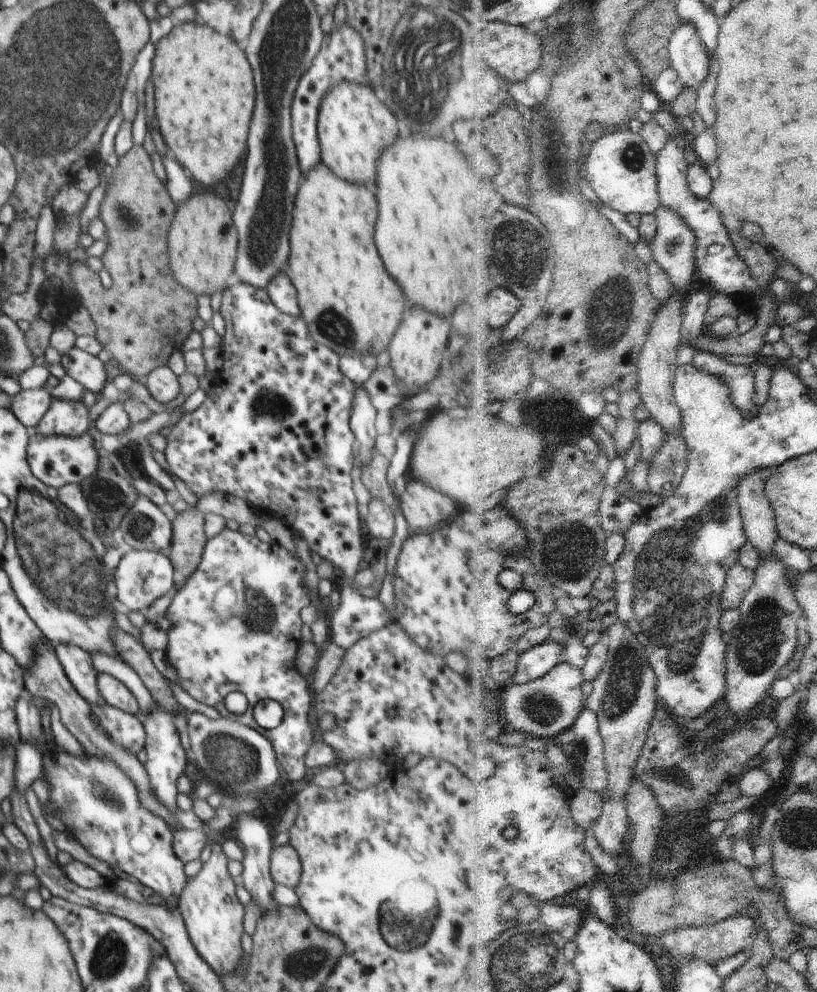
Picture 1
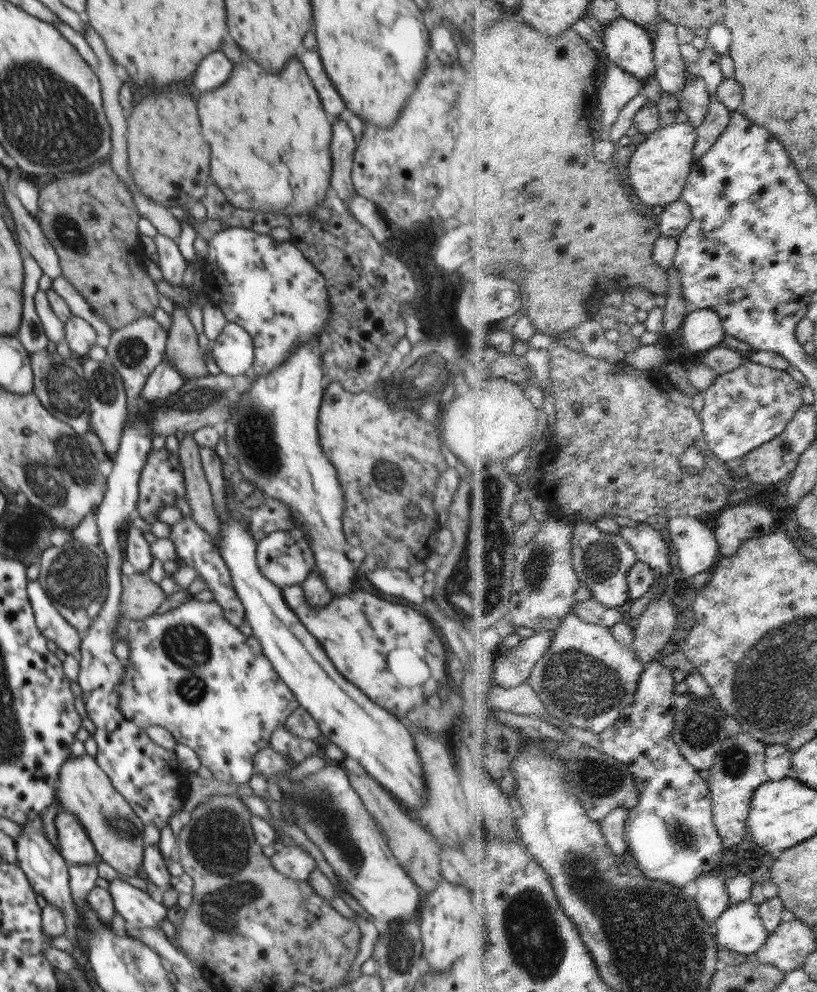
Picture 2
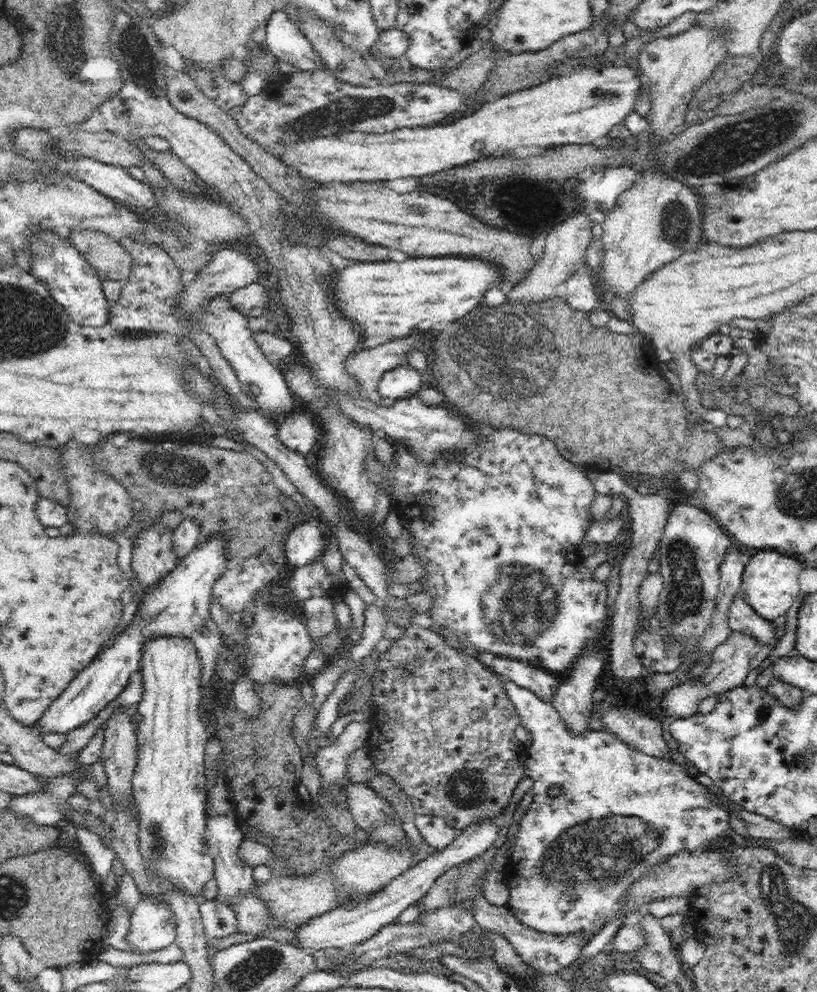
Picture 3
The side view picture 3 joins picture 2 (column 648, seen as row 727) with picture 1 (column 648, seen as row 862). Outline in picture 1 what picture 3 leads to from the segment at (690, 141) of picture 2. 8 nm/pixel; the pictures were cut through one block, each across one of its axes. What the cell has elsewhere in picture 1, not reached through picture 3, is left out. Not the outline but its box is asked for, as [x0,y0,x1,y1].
[584,130,661,215]

